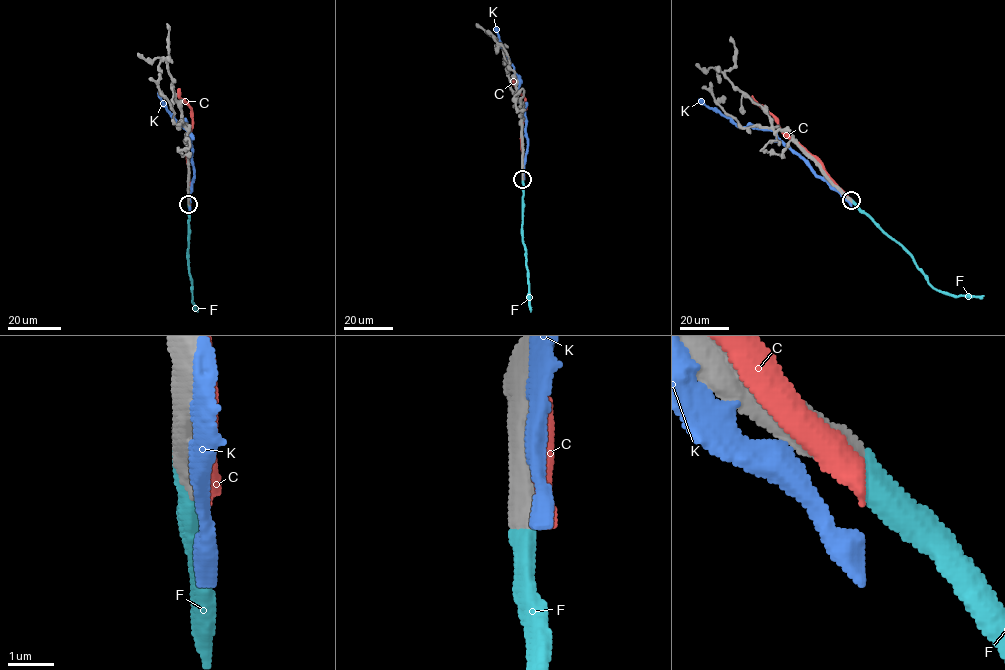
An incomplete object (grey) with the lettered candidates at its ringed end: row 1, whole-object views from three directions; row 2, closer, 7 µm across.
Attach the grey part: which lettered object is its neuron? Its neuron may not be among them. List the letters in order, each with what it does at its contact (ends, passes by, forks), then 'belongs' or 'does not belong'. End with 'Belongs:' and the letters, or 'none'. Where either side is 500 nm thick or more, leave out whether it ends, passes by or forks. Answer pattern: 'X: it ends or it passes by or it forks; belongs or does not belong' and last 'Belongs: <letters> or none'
C: does not belong
F: belongs
K: it passes by; does not belong
Belongs: F

